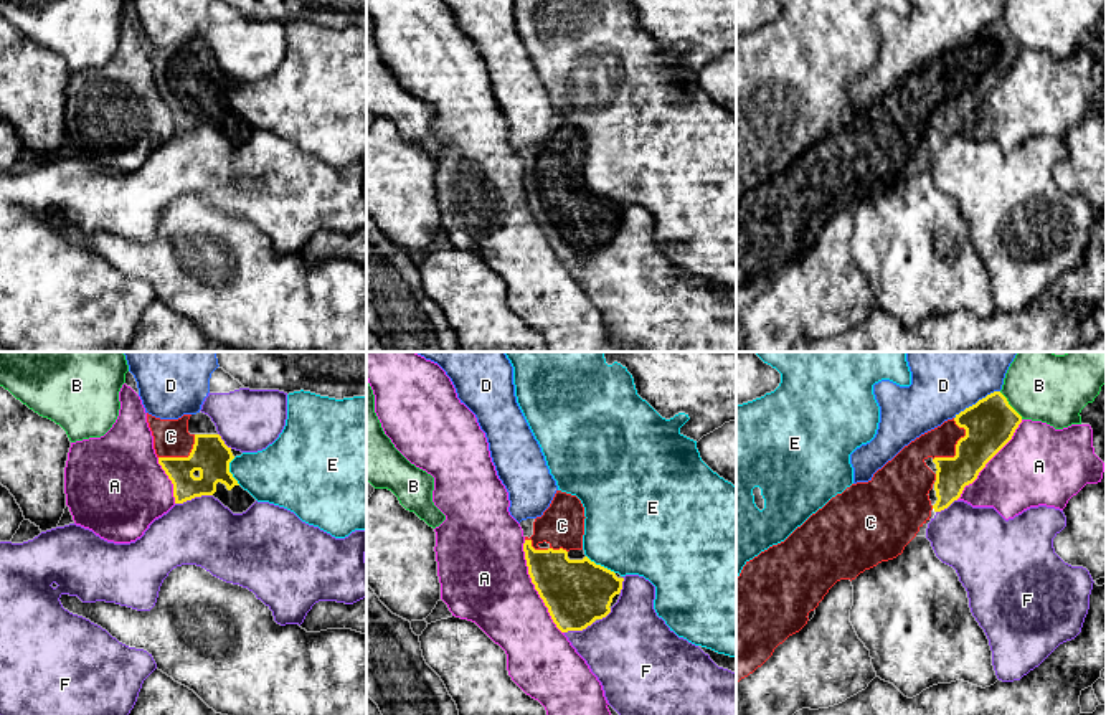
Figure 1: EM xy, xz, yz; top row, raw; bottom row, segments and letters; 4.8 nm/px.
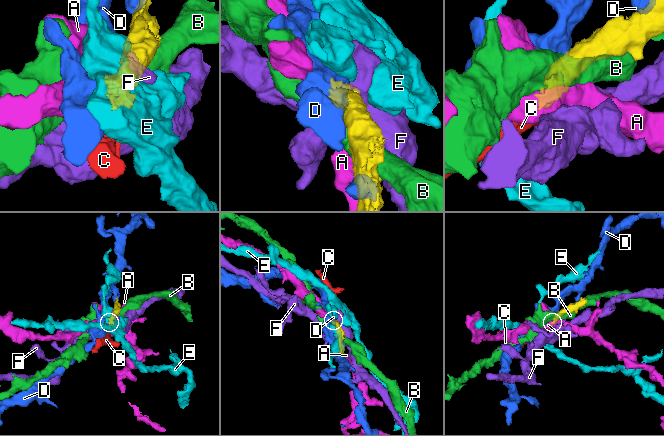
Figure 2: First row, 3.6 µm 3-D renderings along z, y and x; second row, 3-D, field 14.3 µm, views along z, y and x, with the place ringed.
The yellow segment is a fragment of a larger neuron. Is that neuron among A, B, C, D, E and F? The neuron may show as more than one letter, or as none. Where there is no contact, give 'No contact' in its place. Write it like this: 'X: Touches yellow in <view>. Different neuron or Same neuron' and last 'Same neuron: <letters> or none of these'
A: Touches yellow in xz. Different neuron
B: Touches yellow in yz. Different neuron
C: Touches yellow in yz. Same neuron
D: Touches yellow in yz. Different neuron
E: Touches yellow in xz. Different neuron
F: Touches yellow in xy. Different neuron
Same neuron: C

